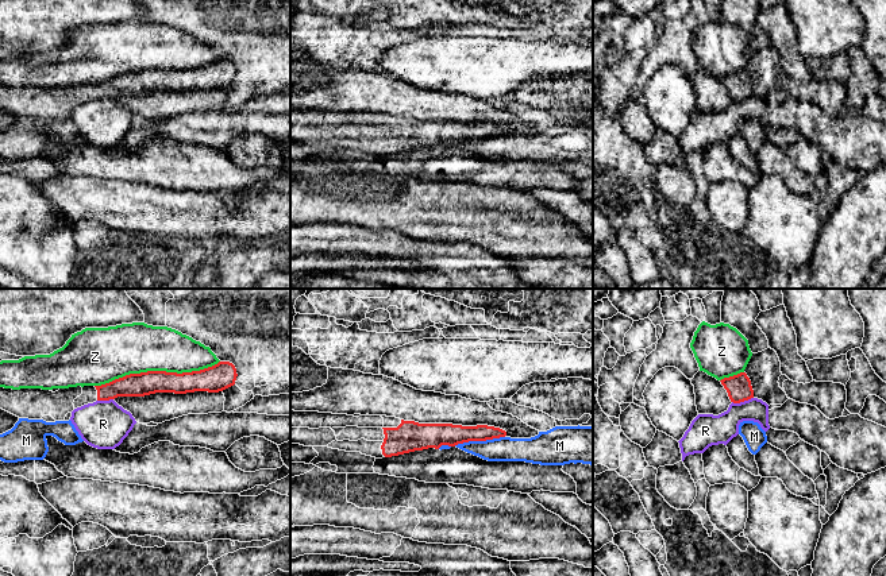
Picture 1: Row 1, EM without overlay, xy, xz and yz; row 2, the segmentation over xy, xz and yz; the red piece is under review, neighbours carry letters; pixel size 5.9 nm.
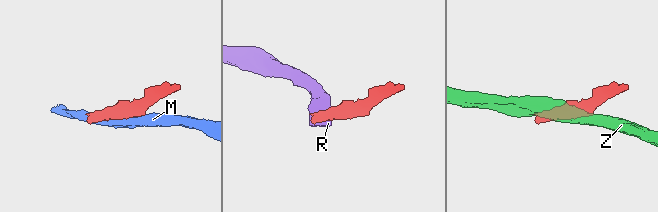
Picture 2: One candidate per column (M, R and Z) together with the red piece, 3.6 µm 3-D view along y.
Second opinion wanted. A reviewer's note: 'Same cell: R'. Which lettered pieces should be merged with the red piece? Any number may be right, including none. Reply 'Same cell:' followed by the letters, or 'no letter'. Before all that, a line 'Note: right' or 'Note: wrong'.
Note: wrong
Same cell: no letter

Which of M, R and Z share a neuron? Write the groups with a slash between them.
M / R / Z

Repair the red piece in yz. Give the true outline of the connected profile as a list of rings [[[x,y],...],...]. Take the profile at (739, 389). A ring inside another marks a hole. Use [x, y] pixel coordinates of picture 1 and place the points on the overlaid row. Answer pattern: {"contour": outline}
{"contour": [[[746,372],[724,378],[720,380],[724,388],[728,393],[731,402],[740,403],[754,398],[754,390],[751,380]]]}

